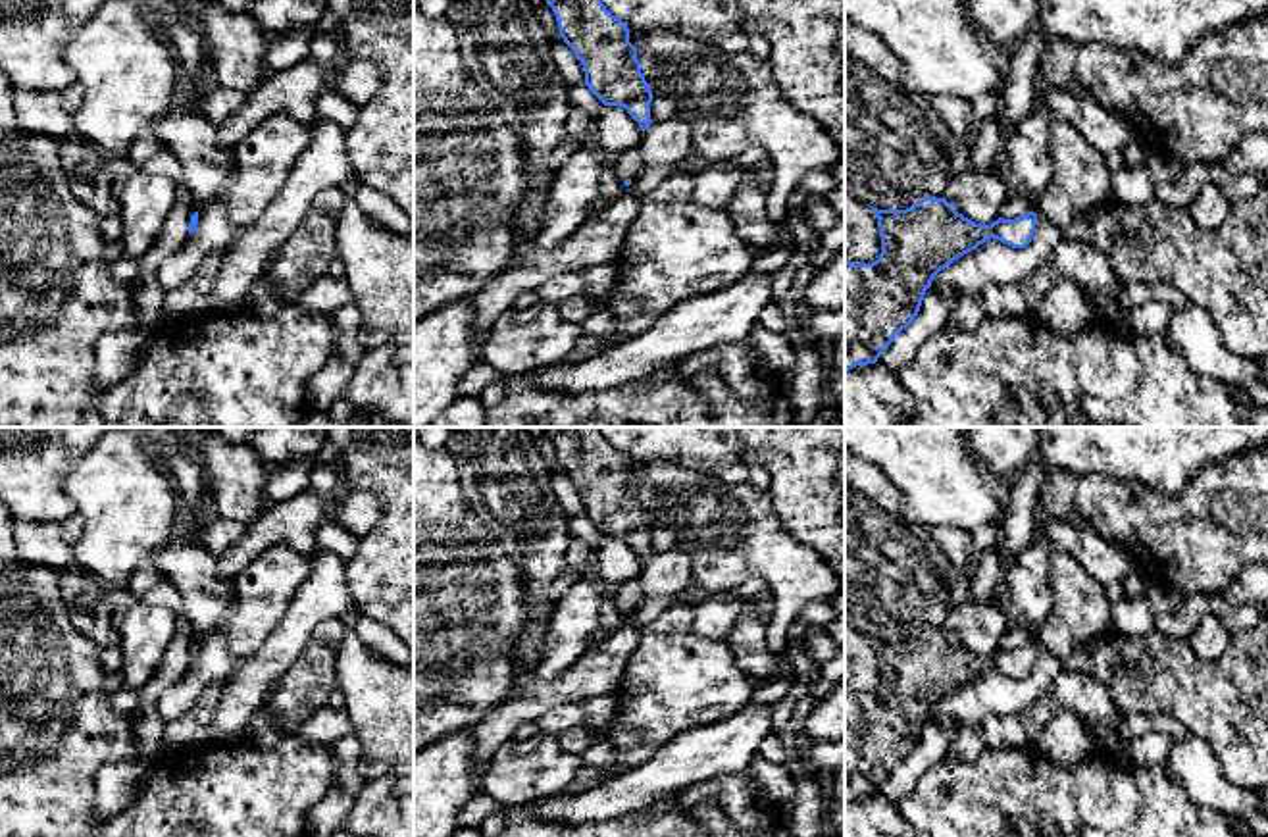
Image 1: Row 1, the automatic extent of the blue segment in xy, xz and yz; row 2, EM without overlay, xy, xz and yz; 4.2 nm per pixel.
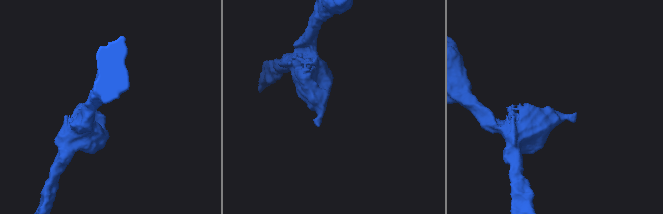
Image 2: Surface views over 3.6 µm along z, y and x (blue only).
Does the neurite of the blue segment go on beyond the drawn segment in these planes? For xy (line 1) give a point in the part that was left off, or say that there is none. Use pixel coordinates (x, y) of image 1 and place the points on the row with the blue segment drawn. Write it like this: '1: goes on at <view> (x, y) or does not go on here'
1: does not go on here

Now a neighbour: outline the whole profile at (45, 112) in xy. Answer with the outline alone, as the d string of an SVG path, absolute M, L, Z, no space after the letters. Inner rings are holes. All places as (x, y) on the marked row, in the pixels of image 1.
M79 83L60 90L15 89L15 123L25 133L37 133L62 142L71 137L79 98Z

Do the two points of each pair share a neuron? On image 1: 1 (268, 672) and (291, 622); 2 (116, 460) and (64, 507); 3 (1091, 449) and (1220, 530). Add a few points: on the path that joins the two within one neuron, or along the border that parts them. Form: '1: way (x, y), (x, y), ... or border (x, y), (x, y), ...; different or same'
1: way (272, 660), (291, 634); same
2: border (81, 456), (62, 481), (62, 489), (76, 512); different
3: border (1197, 470), (1174, 495), (1111, 476); different

